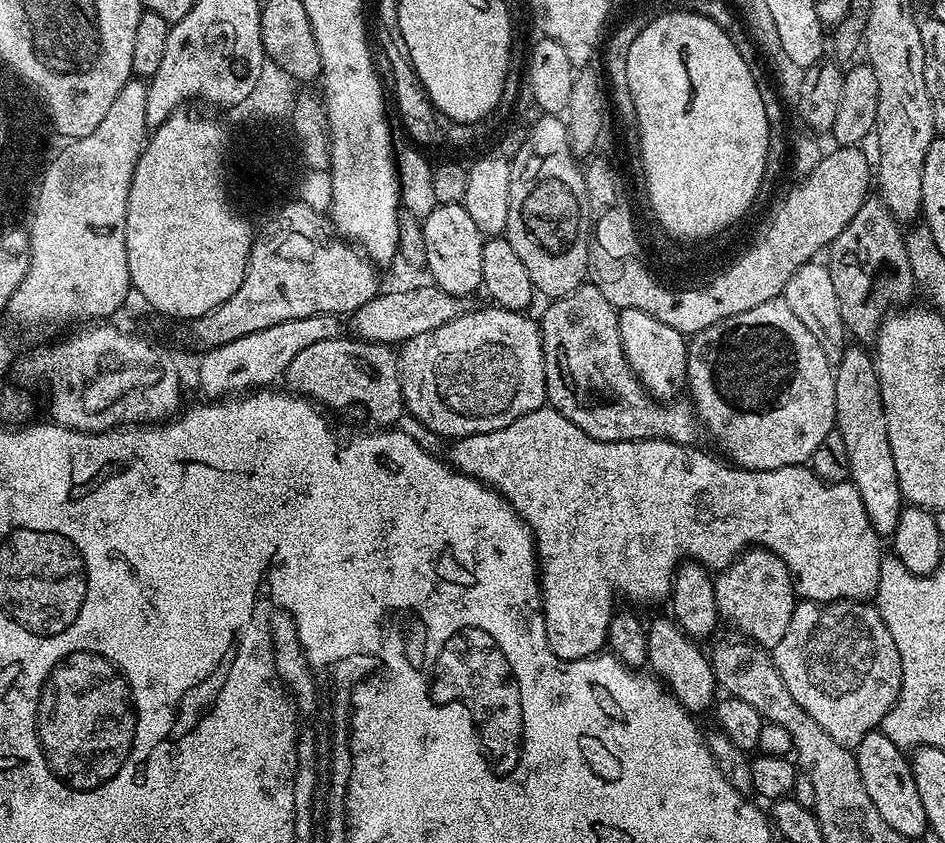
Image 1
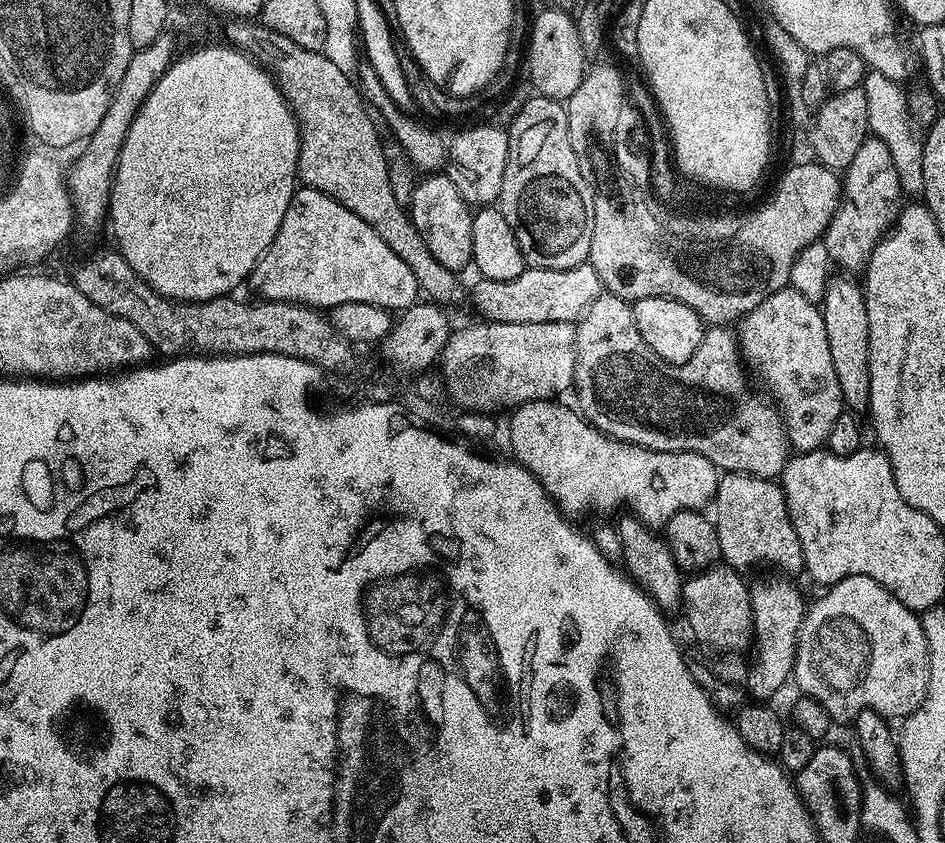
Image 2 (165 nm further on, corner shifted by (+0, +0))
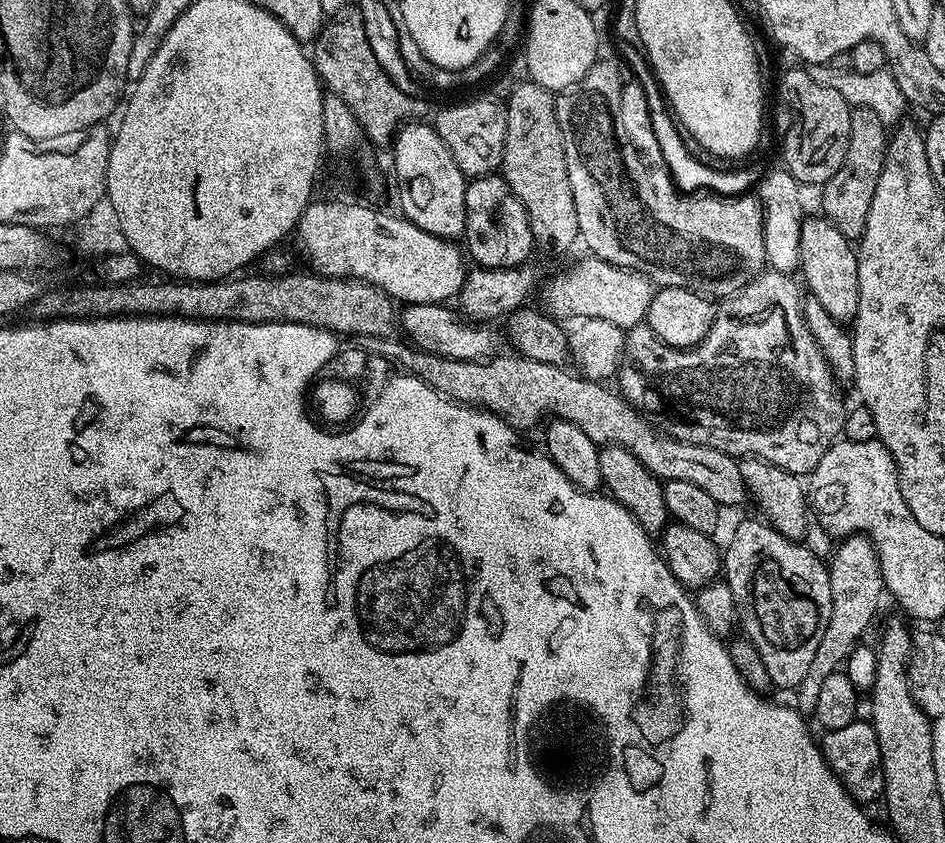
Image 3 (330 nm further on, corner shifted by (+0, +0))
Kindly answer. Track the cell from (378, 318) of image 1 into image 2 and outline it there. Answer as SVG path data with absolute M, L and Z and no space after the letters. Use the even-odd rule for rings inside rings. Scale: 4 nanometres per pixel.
M585 262L579 264L576 268L570 270L546 270L545 268L533 268L531 266L525 267L522 274L518 274L518 278L507 280L506 282L494 282L493 280L485 280L483 278L477 279L477 284L470 288L470 304L476 307L477 317L483 318L488 322L506 322L507 324L529 324L530 322L576 322L580 317L587 312L588 308L599 298L602 294L602 285L598 274L592 269L591 264Z

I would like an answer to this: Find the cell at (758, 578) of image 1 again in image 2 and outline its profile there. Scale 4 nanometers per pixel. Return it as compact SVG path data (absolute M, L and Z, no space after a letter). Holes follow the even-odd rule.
M723 473L716 485L716 493L712 503L713 523L718 534L719 550L723 563L730 565L736 571L744 572L746 568L758 564L778 566L787 575L795 576L804 569L804 555L801 540L794 530L793 522L789 518L788 504L785 501L783 487L774 480L764 480L759 476L744 473Z

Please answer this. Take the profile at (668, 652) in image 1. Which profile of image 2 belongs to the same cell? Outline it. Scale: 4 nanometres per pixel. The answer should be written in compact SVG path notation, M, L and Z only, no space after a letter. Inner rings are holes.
M624 514L615 527L622 538L622 564L627 575L635 580L636 585L653 600L661 612L679 613L684 603L686 576L678 566L678 562L674 562L674 554L670 550L667 539L659 531L649 528L647 524L643 524L639 518L631 514Z

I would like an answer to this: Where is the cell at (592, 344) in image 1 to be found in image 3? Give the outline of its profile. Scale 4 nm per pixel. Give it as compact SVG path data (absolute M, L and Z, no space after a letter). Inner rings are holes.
M765 271L756 277L755 280L744 287L735 296L729 296L719 305L714 322L706 334L706 338L701 344L695 344L693 348L672 348L668 344L662 343L659 338L652 333L652 327L647 322L635 324L633 328L627 329L624 337L624 359L620 361L618 369L618 391L633 408L643 412L649 417L653 424L666 433L667 436L678 438L682 442L694 442L698 446L714 446L714 450L722 450L722 454L730 454L737 458L756 457L766 463L780 467L784 471L799 478L807 477L822 462L822 454L830 450L832 444L841 439L844 431L844 414L846 403L840 397L841 385L833 376L814 334L804 321L804 300L800 296L801 285L796 285L797 277L787 272Z

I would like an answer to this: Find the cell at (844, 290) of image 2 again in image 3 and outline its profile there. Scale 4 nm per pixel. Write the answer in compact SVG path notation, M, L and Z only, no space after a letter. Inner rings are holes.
M817 214L817 216L809 215L807 218L801 220L800 222L800 267L798 269L799 275L802 277L804 275L803 283L806 285L808 283L808 288L810 291L811 299L816 300L821 306L826 309L826 312L830 314L835 320L841 322L852 322L855 321L856 315L858 314L858 258L856 257L856 248L854 247L853 241L847 240L842 234L842 230L838 230L838 226L834 226L830 221L828 221L823 215Z

